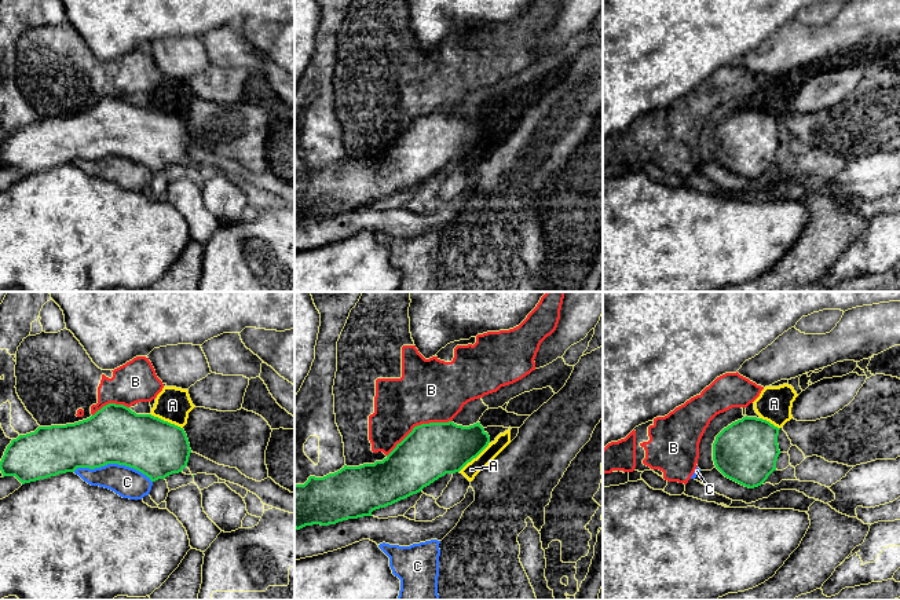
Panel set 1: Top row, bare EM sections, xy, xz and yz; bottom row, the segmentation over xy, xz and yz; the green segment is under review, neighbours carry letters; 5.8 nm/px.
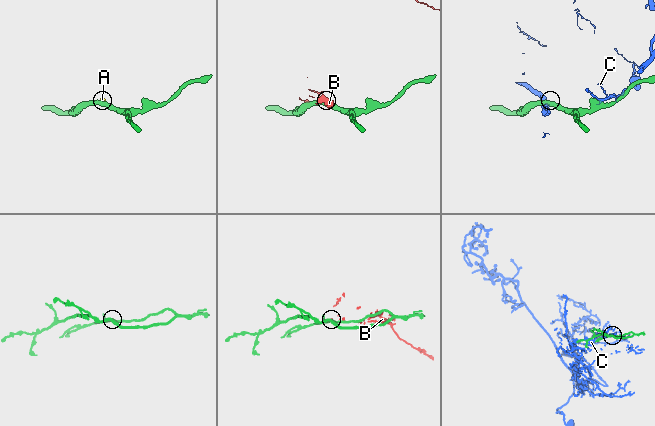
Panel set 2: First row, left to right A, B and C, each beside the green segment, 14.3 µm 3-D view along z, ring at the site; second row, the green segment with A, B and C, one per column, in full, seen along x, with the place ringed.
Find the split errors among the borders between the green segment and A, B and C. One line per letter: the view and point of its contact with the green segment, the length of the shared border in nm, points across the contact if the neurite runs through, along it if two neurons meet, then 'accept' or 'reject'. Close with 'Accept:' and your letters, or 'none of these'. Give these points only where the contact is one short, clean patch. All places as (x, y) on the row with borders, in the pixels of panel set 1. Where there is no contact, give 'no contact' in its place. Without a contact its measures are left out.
A: meets green in xy at (167, 421); contact 220 nm long; border along xy (150, 413), (182, 428); reject
B: meets green in xz at (419, 425); contact 440 nm long; reject
C: meets green in xy at (113, 463); contact 460 nm long; reject
Accept: none of these

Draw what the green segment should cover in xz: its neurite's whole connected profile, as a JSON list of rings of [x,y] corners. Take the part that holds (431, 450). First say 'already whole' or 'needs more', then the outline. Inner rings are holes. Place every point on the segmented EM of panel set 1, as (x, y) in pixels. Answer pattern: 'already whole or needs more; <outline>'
already whole; [[[453,421],[417,425],[383,461],[359,467],[344,465],[334,473],[310,476],[304,484],[294,484],[294,528],[372,516],[373,511],[420,493],[446,473],[460,472],[489,443],[490,436],[480,422],[469,427]]]

